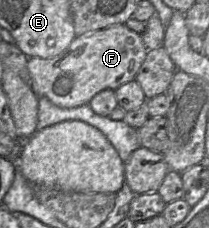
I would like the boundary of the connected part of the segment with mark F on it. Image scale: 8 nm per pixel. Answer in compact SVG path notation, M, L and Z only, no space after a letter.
M125 24L112 25L85 35L76 36L59 55L42 59L29 58L30 88L39 97L48 98L61 108L74 108L88 104L100 91L116 90L135 79L148 50L142 36Z

